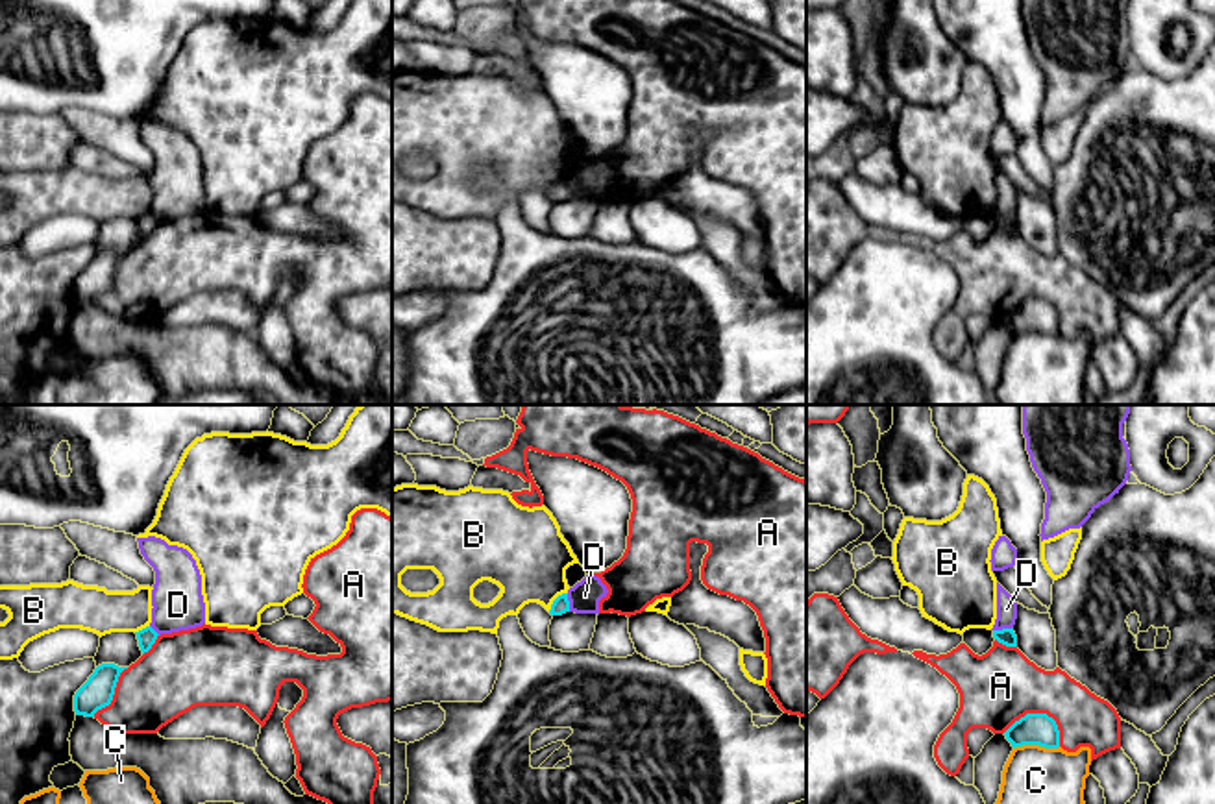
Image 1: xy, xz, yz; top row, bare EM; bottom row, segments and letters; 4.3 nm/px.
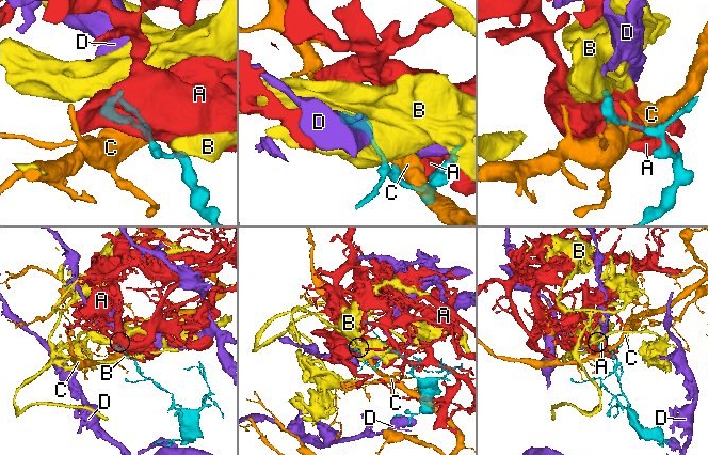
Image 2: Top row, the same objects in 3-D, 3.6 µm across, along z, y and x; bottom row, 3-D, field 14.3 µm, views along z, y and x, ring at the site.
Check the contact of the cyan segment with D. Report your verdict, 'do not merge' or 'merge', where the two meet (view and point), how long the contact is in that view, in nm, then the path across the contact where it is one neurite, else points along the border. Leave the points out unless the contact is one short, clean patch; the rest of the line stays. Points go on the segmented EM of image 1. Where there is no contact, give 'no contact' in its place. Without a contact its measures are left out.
do not merge; meets cyan in yz at (1003, 629); contact 90 nm long; border along yz (1012, 627), (994, 631)

